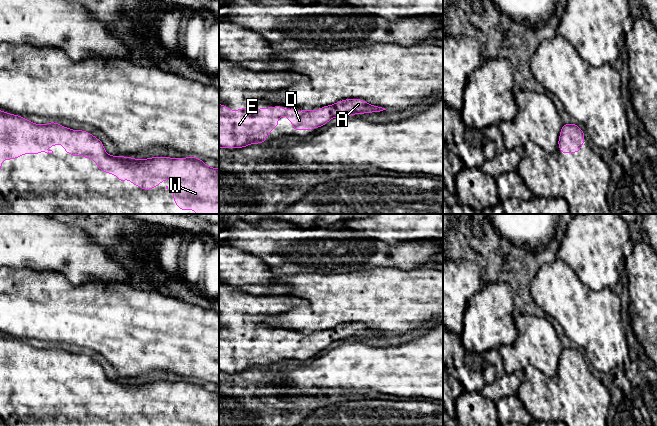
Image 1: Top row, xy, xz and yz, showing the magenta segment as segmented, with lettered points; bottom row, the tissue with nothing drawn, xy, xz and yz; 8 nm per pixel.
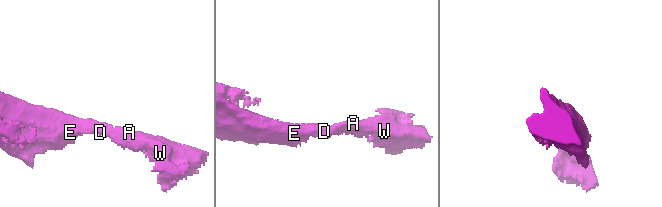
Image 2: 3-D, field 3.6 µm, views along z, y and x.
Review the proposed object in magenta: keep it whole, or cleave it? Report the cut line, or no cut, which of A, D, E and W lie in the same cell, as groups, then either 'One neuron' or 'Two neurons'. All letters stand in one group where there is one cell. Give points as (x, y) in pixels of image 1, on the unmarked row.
No split. Groups: A D E W. One neuron

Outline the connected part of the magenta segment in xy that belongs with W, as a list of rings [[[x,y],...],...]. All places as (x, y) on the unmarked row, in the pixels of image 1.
[[[0,334],[0,396],[1,396],[1,387],[8,382],[12,385],[14,382],[20,382],[22,378],[40,378],[44,375],[47,378],[52,378],[52,374],[46,374],[47,370],[56,370],[60,367],[65,372],[66,378],[72,378],[74,382],[80,378],[83,382],[92,382],[97,387],[98,394],[104,394],[106,398],[115,398],[119,406],[124,406],[126,402],[133,407],[134,410],[140,410],[142,414],[152,414],[154,410],[160,410],[161,404],[164,403],[166,406],[169,405],[169,399],[173,399],[173,425],[174,426],[219,426],[219,393],[207,390],[200,382],[197,381],[186,381],[186,382],[170,382],[170,381],[151,381],[144,384],[134,383],[132,381],[123,381],[123,380],[110,380],[106,377],[102,365],[94,361],[89,356],[84,354],[72,354],[62,349],[59,349],[57,346],[49,346],[45,349],[39,349],[27,344],[19,339],[9,338],[7,336]]]

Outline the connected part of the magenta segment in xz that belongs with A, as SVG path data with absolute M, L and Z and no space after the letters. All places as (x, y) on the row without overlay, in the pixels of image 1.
M361 323L340 324L333 329L320 331L317 335L301 333L299 337L294 335L293 331L283 334L280 328L276 331L262 331L259 334L255 334L252 331L248 333L242 331L237 335L233 335L229 331L219 327L219 372L244 372L253 367L264 368L269 356L272 355L274 351L280 351L280 347L276 344L280 343L282 339L288 341L289 346L293 348L294 355L300 355L302 353L312 355L314 351L320 352L334 341L347 341L354 338L373 337L383 334L386 333L371 329Z

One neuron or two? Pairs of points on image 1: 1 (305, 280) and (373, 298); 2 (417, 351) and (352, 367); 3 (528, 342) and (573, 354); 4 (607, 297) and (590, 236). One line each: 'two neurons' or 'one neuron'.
1: one neuron
2: one neuron
3: two neurons
4: two neurons

